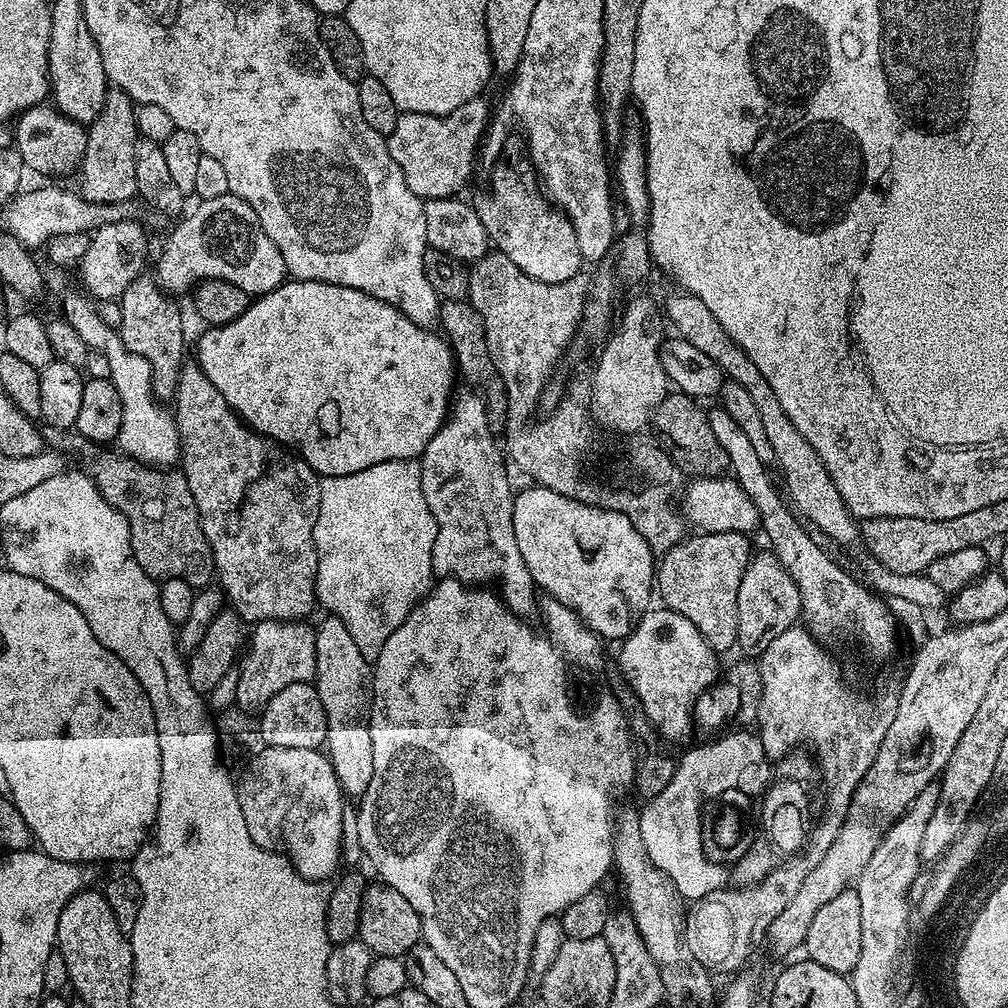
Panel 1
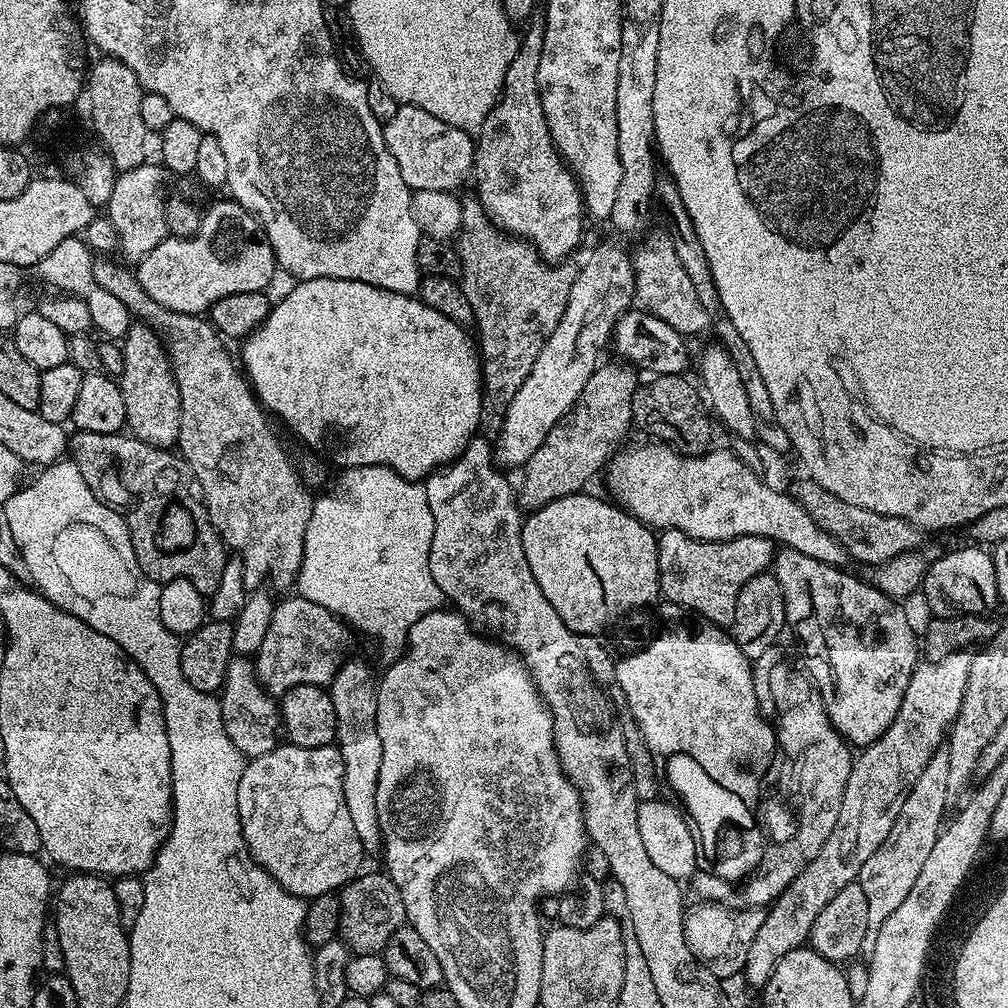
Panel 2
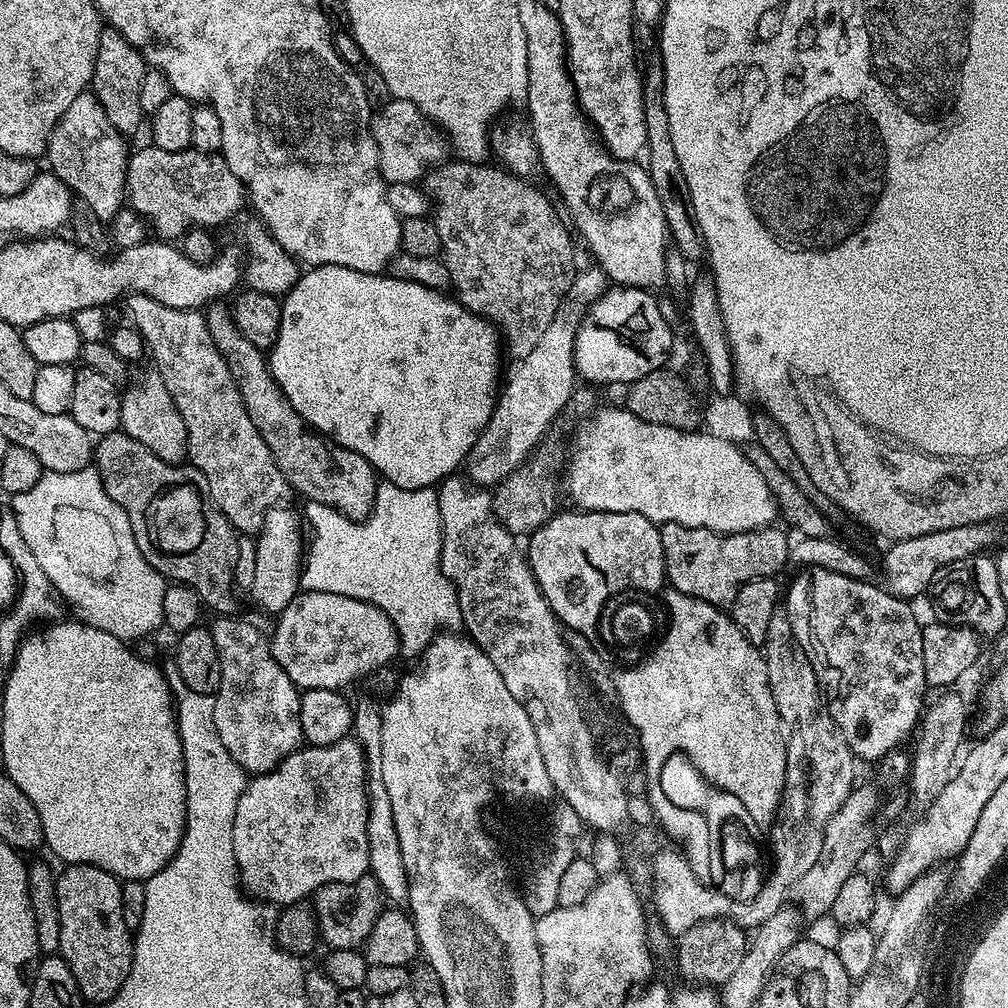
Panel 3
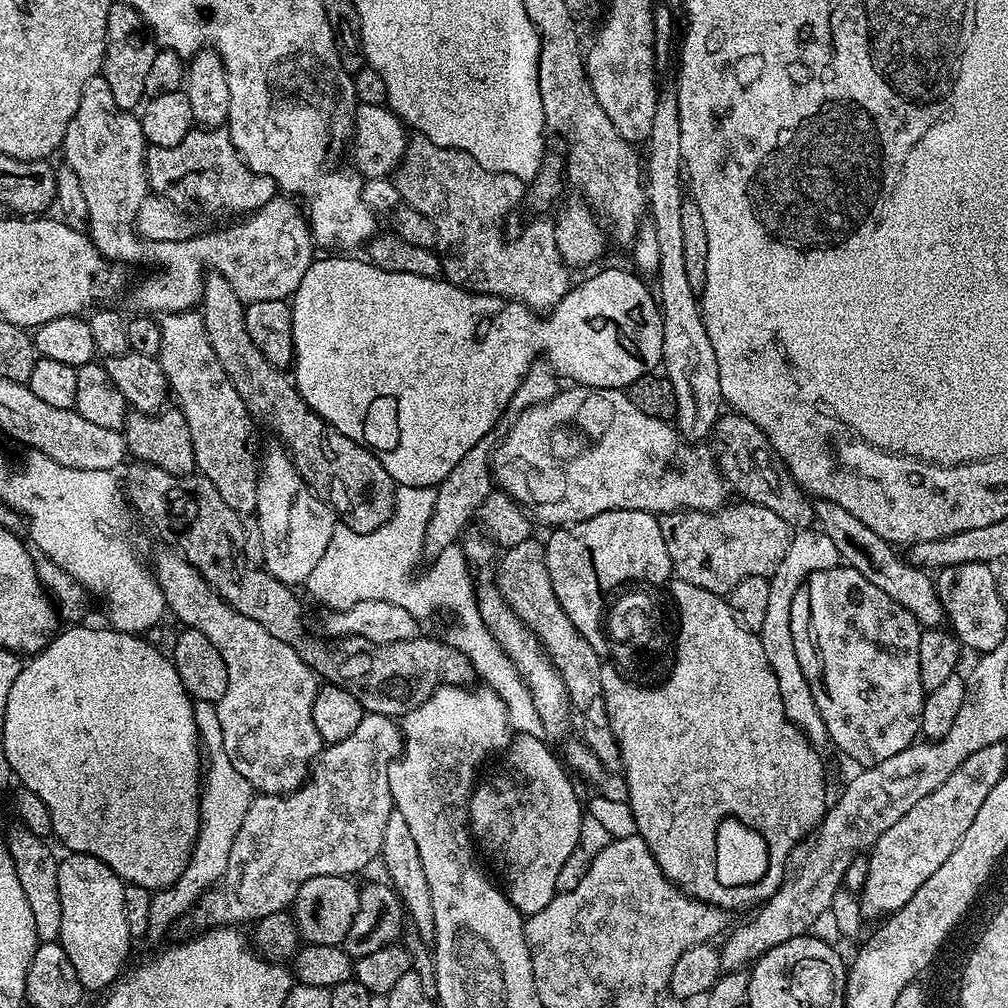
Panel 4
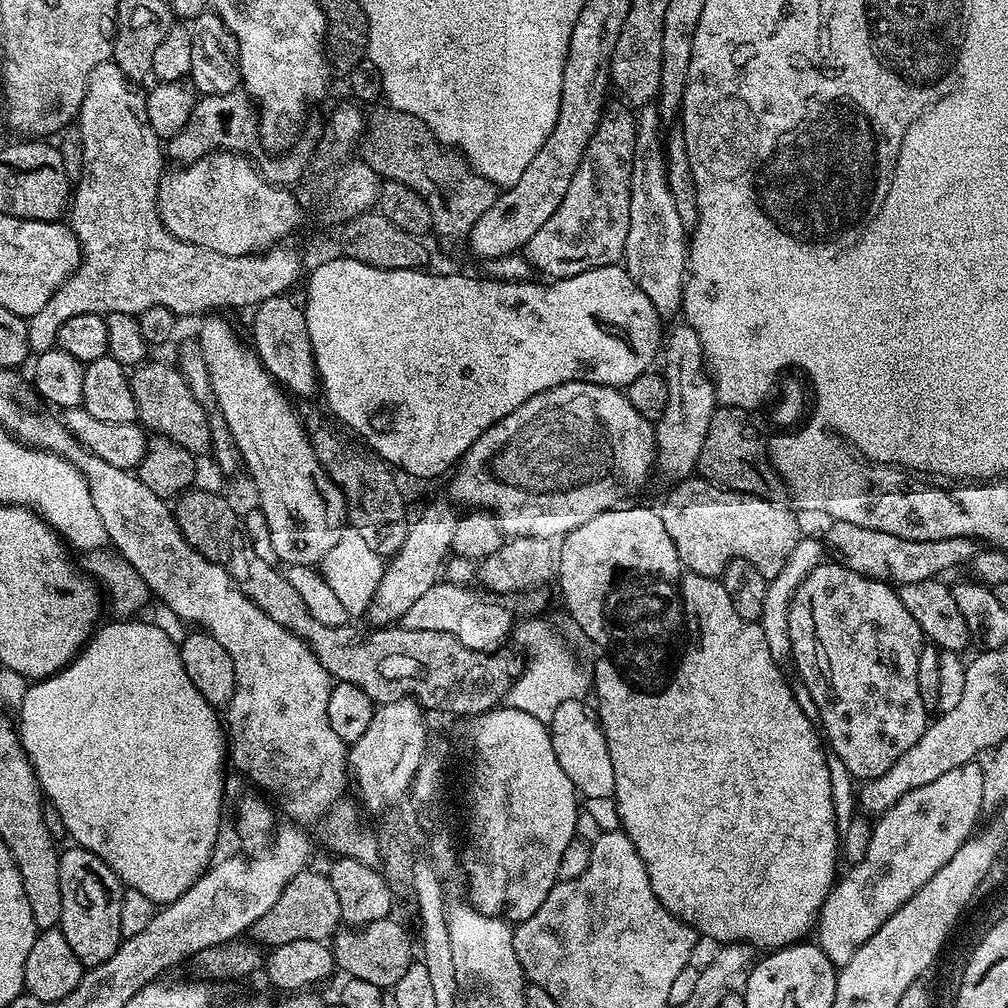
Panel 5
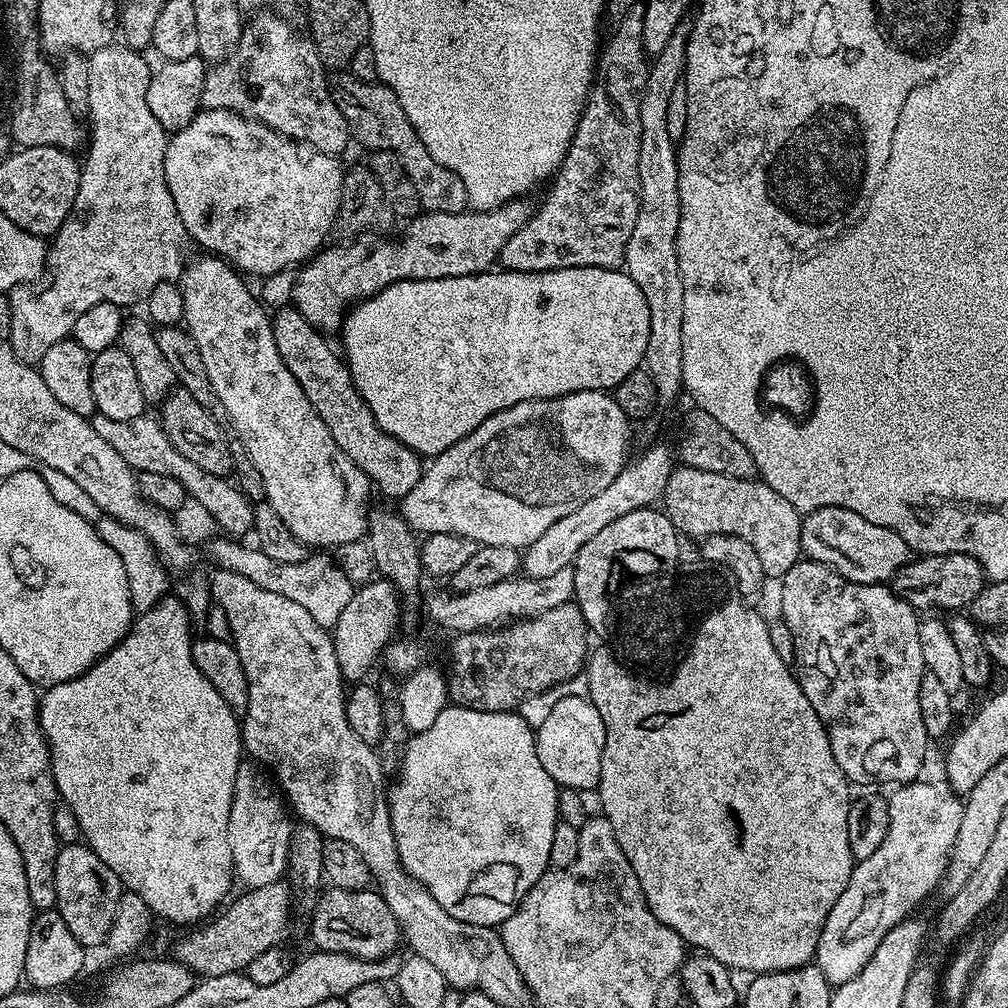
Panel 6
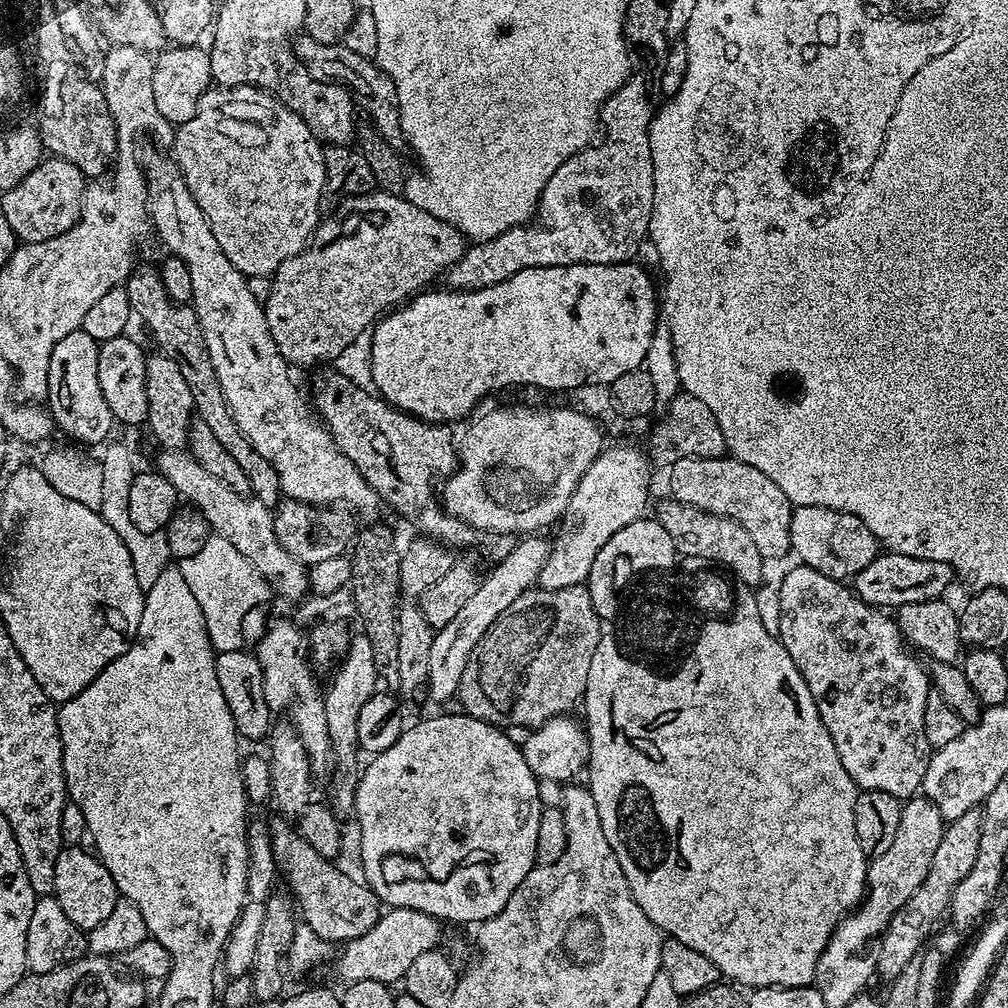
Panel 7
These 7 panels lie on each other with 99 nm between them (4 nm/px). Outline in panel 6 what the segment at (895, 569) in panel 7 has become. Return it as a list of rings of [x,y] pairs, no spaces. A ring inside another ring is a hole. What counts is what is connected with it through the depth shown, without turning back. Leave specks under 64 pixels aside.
[[[942,554],[910,560],[890,581],[896,595],[917,610],[923,608],[967,609],[978,598],[984,588],[986,577],[984,568],[970,554]]]

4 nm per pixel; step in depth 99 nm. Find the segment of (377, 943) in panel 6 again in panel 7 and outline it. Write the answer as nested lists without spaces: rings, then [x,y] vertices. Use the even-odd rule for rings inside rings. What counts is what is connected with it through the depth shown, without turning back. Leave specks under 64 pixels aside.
[[[277,818],[278,820],[269,823],[268,833],[272,839],[273,860],[276,863],[279,875],[288,883],[293,894],[296,895],[296,900],[300,903],[298,912],[301,916],[304,915],[303,922],[307,929],[311,930],[318,938],[335,943],[337,946],[343,945],[345,942],[358,938],[360,935],[366,934],[371,927],[374,927],[378,922],[378,918],[382,914],[382,905],[378,897],[373,894],[372,889],[367,884],[356,880],[352,876],[347,876],[340,868],[335,868],[333,861],[322,854],[318,854],[306,838],[297,831],[295,827],[287,819]]]

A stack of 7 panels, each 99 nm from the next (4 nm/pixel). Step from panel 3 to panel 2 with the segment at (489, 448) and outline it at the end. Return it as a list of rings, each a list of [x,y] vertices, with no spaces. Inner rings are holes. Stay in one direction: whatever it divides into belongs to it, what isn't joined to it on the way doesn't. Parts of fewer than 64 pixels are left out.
[[[600,244],[589,254],[588,261],[579,265],[558,326],[554,326],[550,338],[546,338],[546,346],[542,346],[542,354],[534,358],[526,382],[518,386],[502,414],[500,441],[494,444],[501,465],[527,464],[534,450],[546,442],[546,434],[571,410],[578,394],[582,394],[582,386],[590,382],[590,374],[594,374],[602,360],[600,351],[604,344],[606,348],[621,316],[633,307],[635,294],[632,258],[629,249],[622,245]]]

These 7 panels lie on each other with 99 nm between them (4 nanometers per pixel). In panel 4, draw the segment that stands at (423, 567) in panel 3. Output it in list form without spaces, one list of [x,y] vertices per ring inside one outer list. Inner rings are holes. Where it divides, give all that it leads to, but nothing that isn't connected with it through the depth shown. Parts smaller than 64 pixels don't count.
[[[399,486],[396,489],[392,517],[382,526],[378,526],[373,532],[355,532],[352,528],[337,526],[330,538],[330,546],[326,546],[326,554],[318,558],[318,566],[310,570],[310,578],[306,582],[306,589],[320,604],[325,604],[328,610],[343,610],[354,606],[358,602],[367,600],[381,600],[382,602],[394,602],[394,606],[402,606],[416,620],[427,621],[427,616],[435,612],[452,612],[456,619],[456,625],[446,635],[447,643],[466,654],[466,658],[472,663],[472,671],[480,676],[485,685],[496,691],[498,698],[508,711],[508,723],[517,733],[528,732],[531,736],[540,736],[543,724],[538,718],[536,703],[532,701],[530,690],[524,684],[524,679],[518,674],[518,670],[512,664],[512,660],[498,646],[498,642],[490,634],[490,630],[482,622],[480,611],[476,605],[476,584],[472,580],[473,569],[464,556],[464,549],[453,546],[442,550],[431,561],[432,565],[421,576],[416,576],[416,567],[420,564],[420,556],[425,555],[424,539],[426,538],[426,526],[430,522],[430,514],[434,510],[434,498],[436,488],[423,488],[422,486]]]

